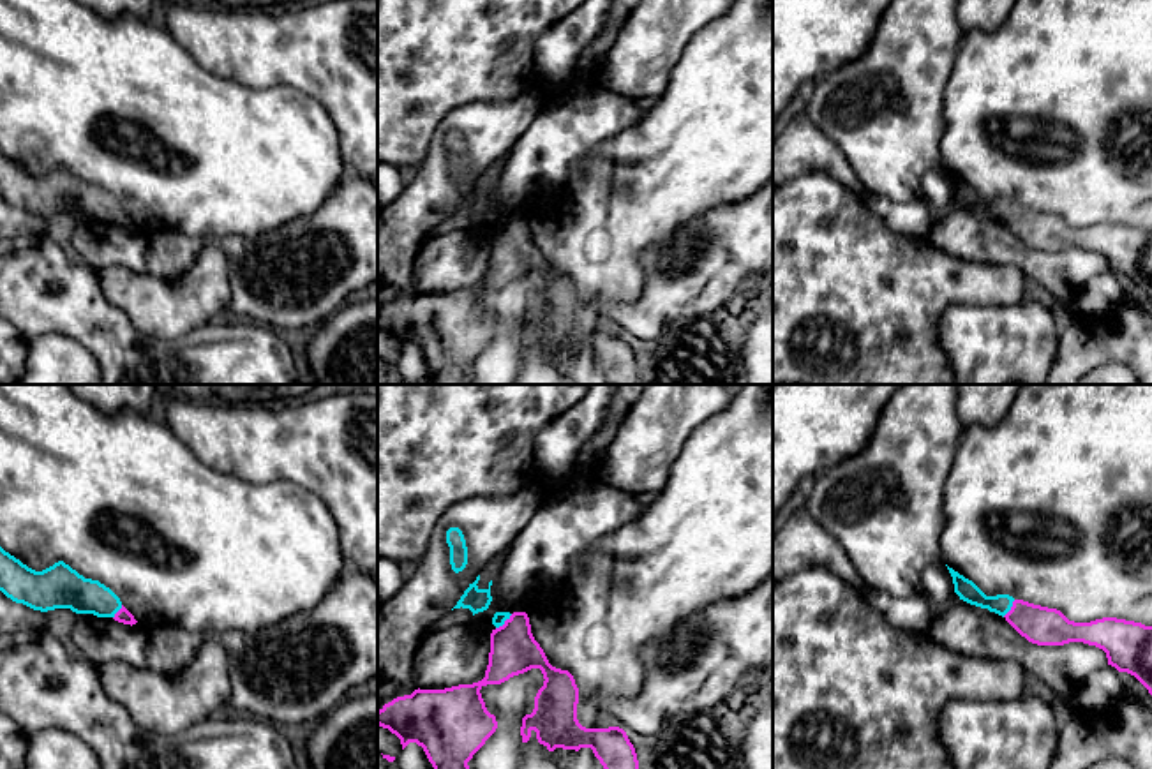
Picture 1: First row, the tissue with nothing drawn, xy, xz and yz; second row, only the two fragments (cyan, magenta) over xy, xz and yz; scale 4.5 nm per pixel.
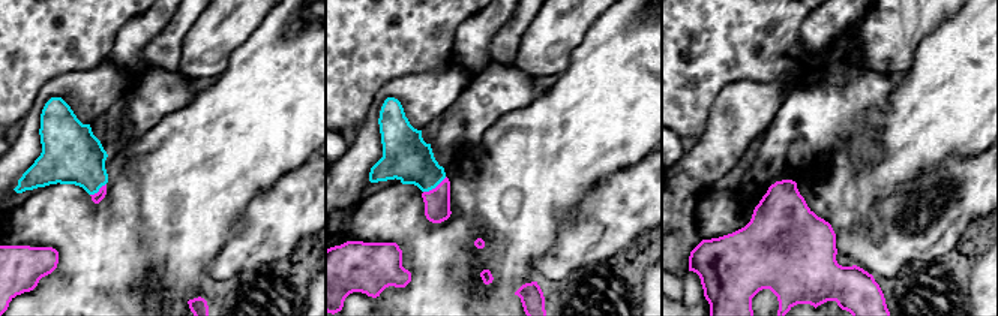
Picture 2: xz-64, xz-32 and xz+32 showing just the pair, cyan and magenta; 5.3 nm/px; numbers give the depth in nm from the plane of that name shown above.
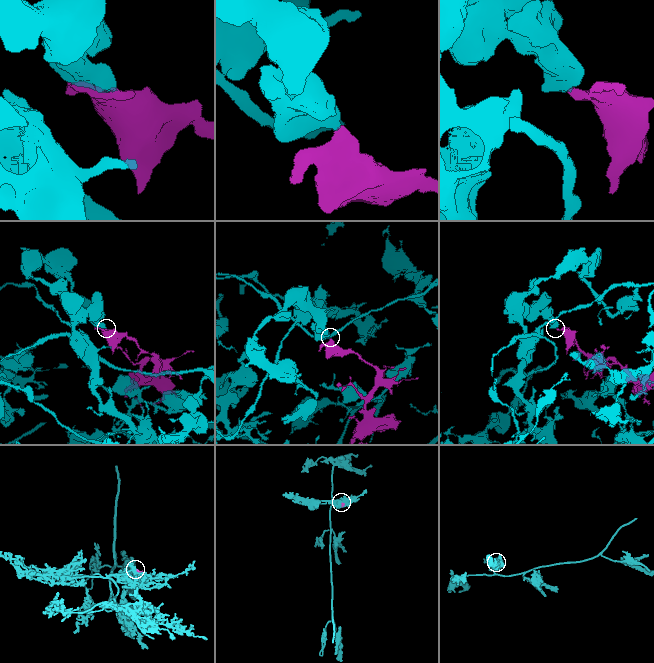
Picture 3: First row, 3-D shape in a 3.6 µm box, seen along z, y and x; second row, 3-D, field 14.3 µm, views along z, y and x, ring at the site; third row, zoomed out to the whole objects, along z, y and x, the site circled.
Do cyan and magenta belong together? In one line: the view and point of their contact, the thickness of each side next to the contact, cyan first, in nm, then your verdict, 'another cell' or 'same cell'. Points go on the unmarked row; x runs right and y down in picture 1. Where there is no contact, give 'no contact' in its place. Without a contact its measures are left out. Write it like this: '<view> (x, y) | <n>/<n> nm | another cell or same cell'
xz (503, 228) | 60/220 nm | same cell

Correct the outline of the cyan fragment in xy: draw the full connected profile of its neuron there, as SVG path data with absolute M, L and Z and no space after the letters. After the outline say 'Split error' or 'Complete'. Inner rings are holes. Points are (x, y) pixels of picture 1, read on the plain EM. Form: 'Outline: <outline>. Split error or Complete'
Outline: M0 152L0 196L16 208L48 217L71 213L76 219L113 222L136 229L120 203L99 185L85 183L64 166L35 176Z. Split error

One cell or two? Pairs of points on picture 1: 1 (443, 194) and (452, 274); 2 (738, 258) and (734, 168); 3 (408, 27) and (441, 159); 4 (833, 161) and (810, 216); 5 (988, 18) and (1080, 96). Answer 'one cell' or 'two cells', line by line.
1: two cells
2: two cells
3: two cells
4: two cells
5: two cells

